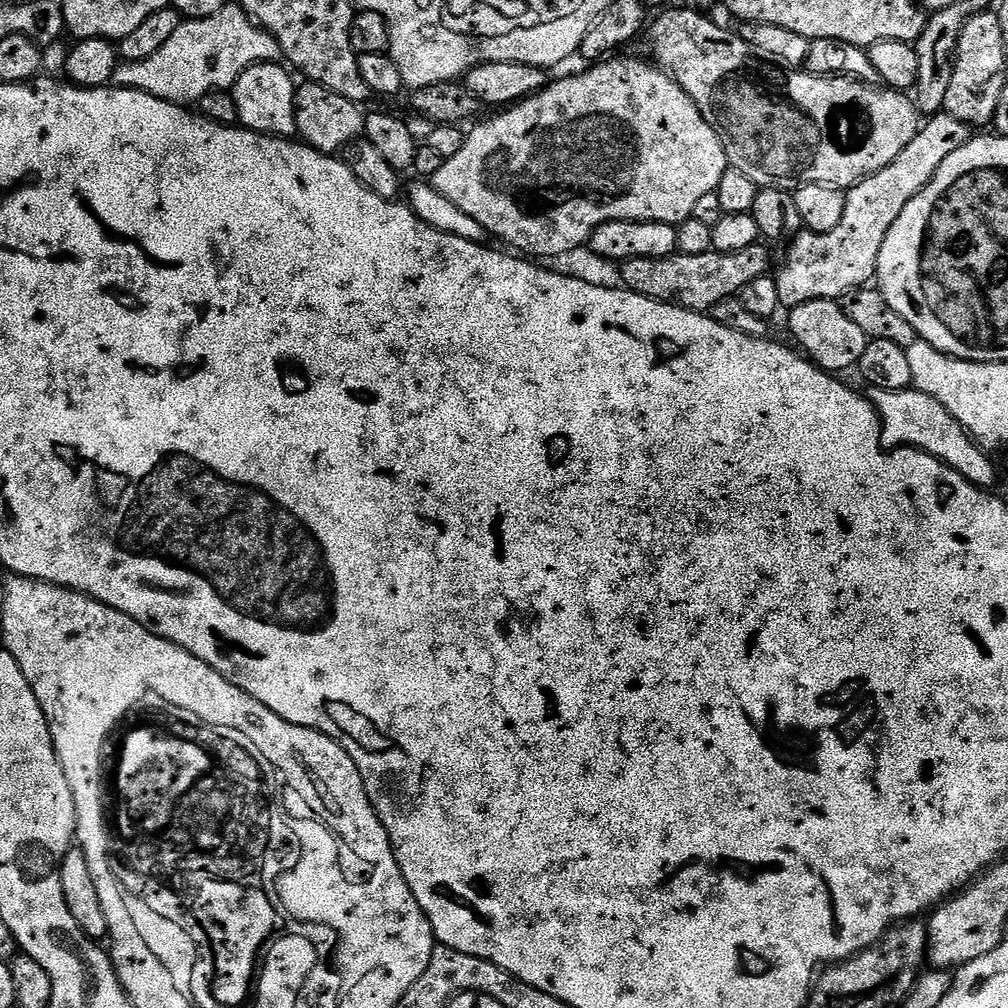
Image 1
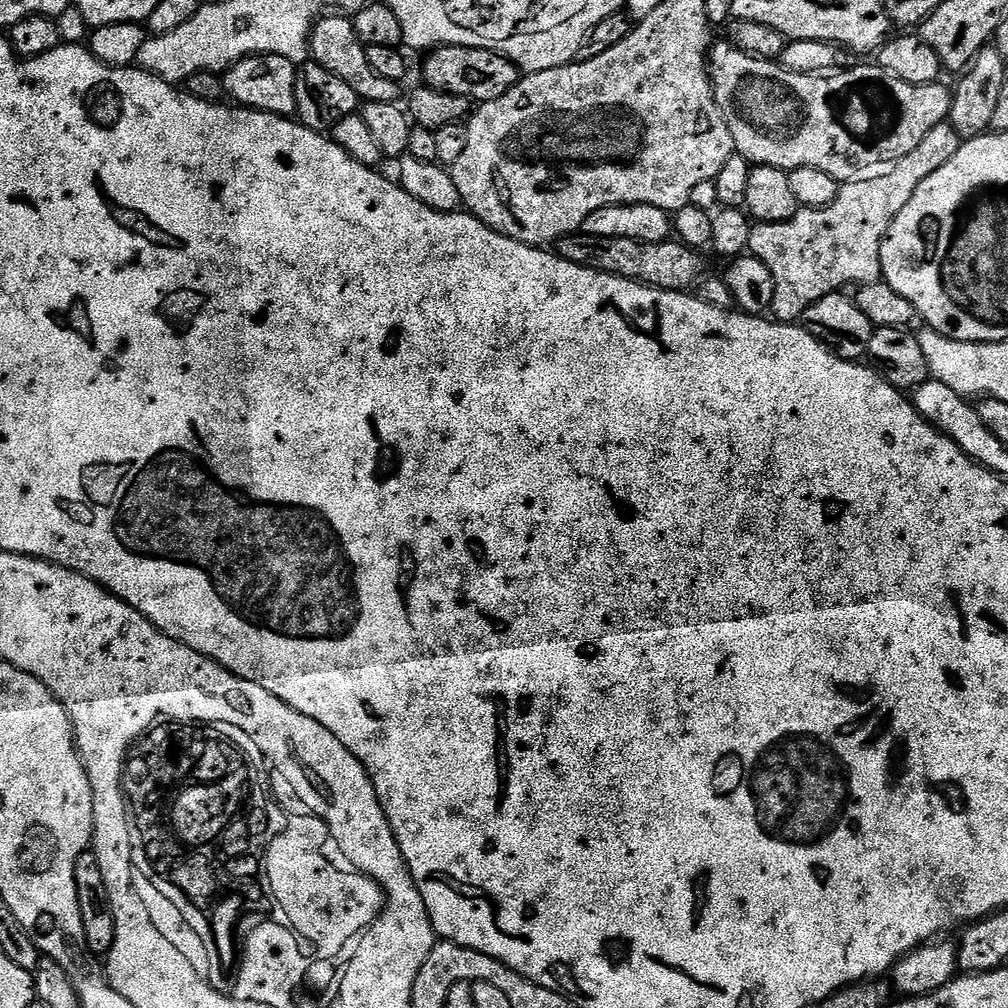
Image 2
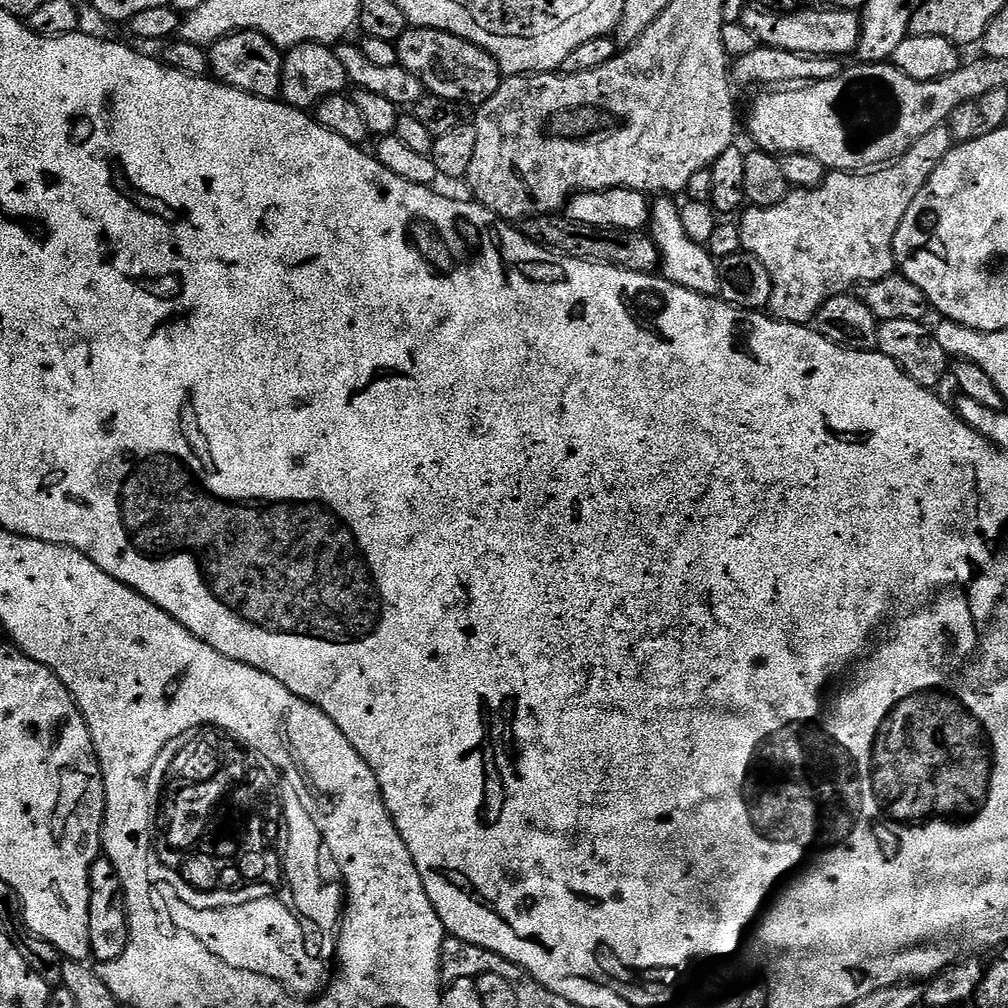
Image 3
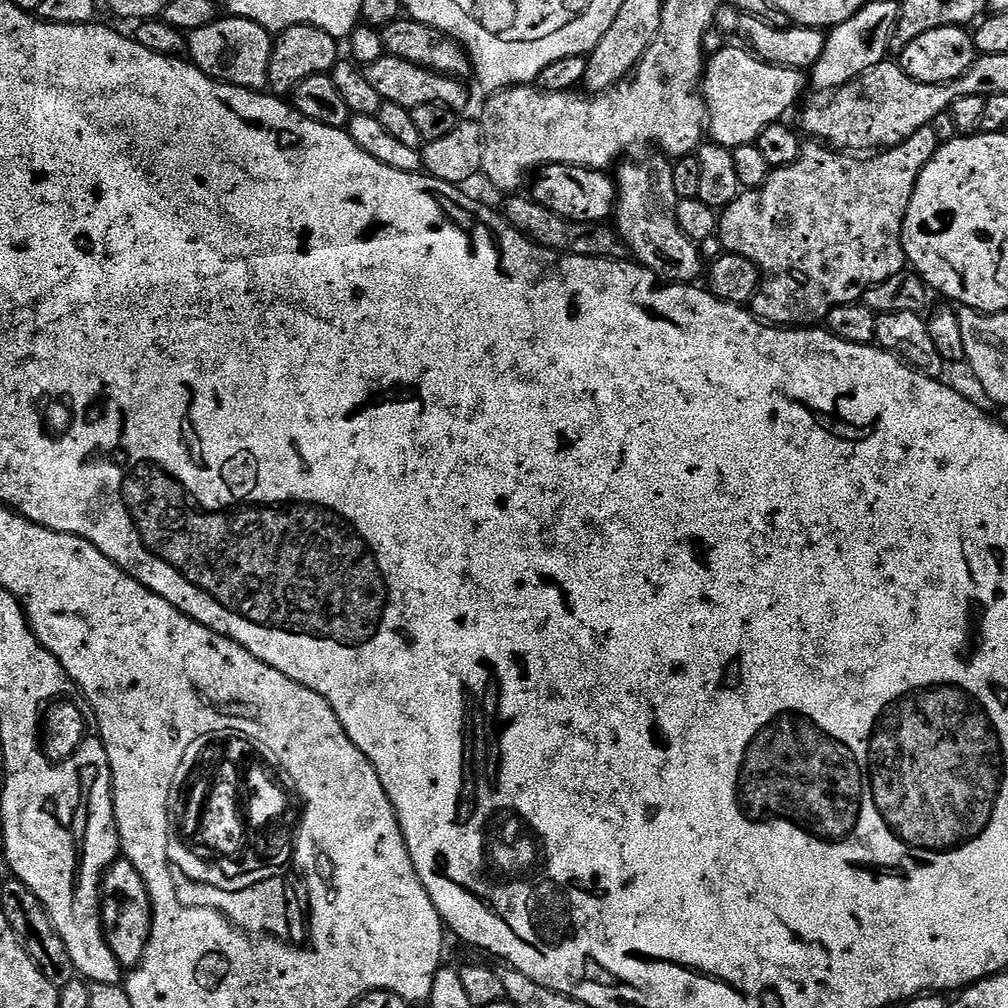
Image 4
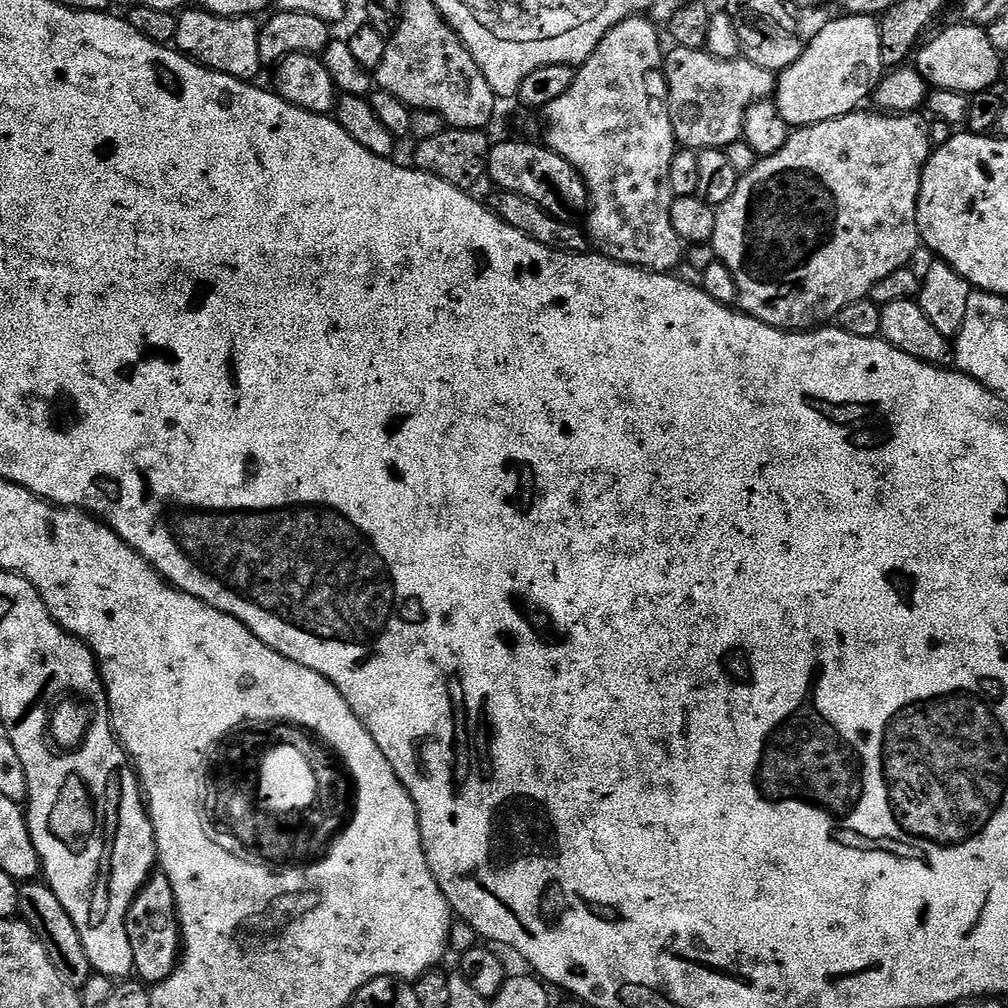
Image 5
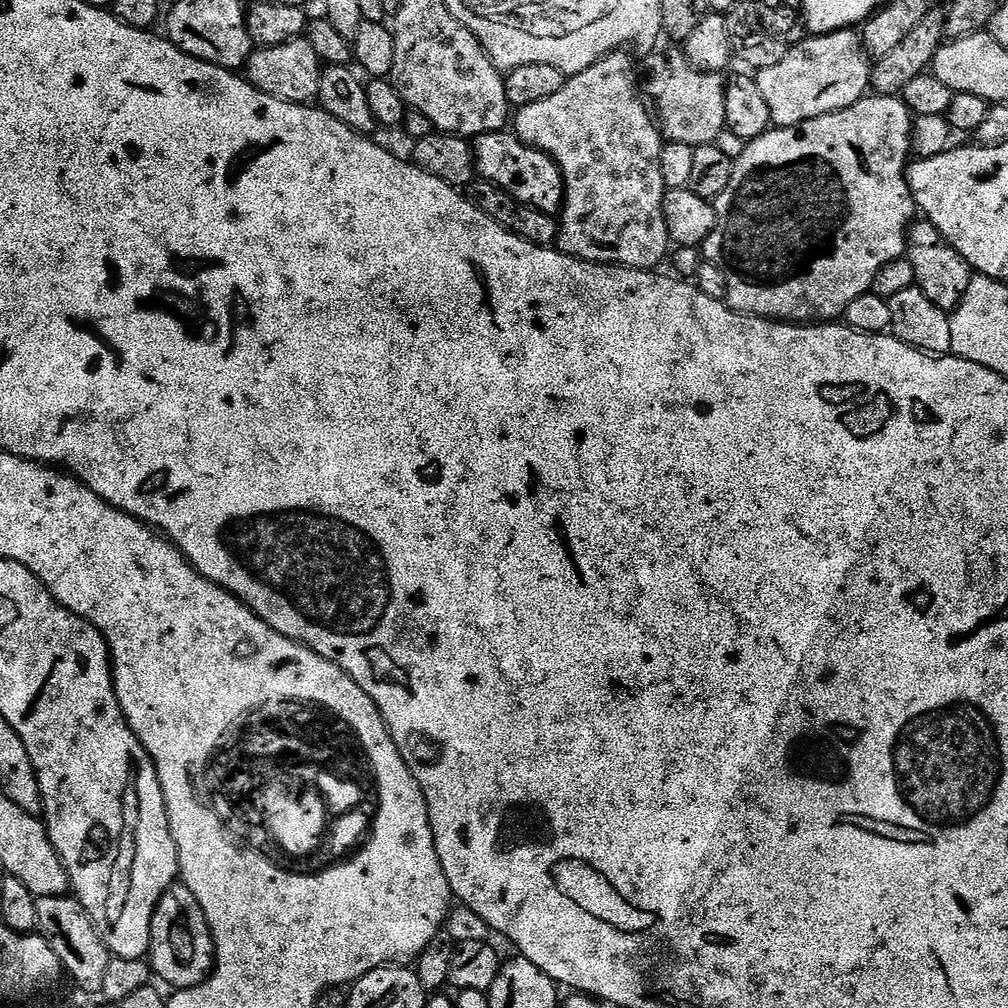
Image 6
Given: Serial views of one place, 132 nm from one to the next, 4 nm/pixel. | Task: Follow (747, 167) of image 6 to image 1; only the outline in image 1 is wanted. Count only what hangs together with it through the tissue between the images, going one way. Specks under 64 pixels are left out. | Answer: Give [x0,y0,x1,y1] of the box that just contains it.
[775,112,974,310]

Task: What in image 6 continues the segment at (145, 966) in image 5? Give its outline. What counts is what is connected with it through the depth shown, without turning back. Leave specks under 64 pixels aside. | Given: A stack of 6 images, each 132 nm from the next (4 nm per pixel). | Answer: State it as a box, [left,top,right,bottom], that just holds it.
[146,882,216,990]

